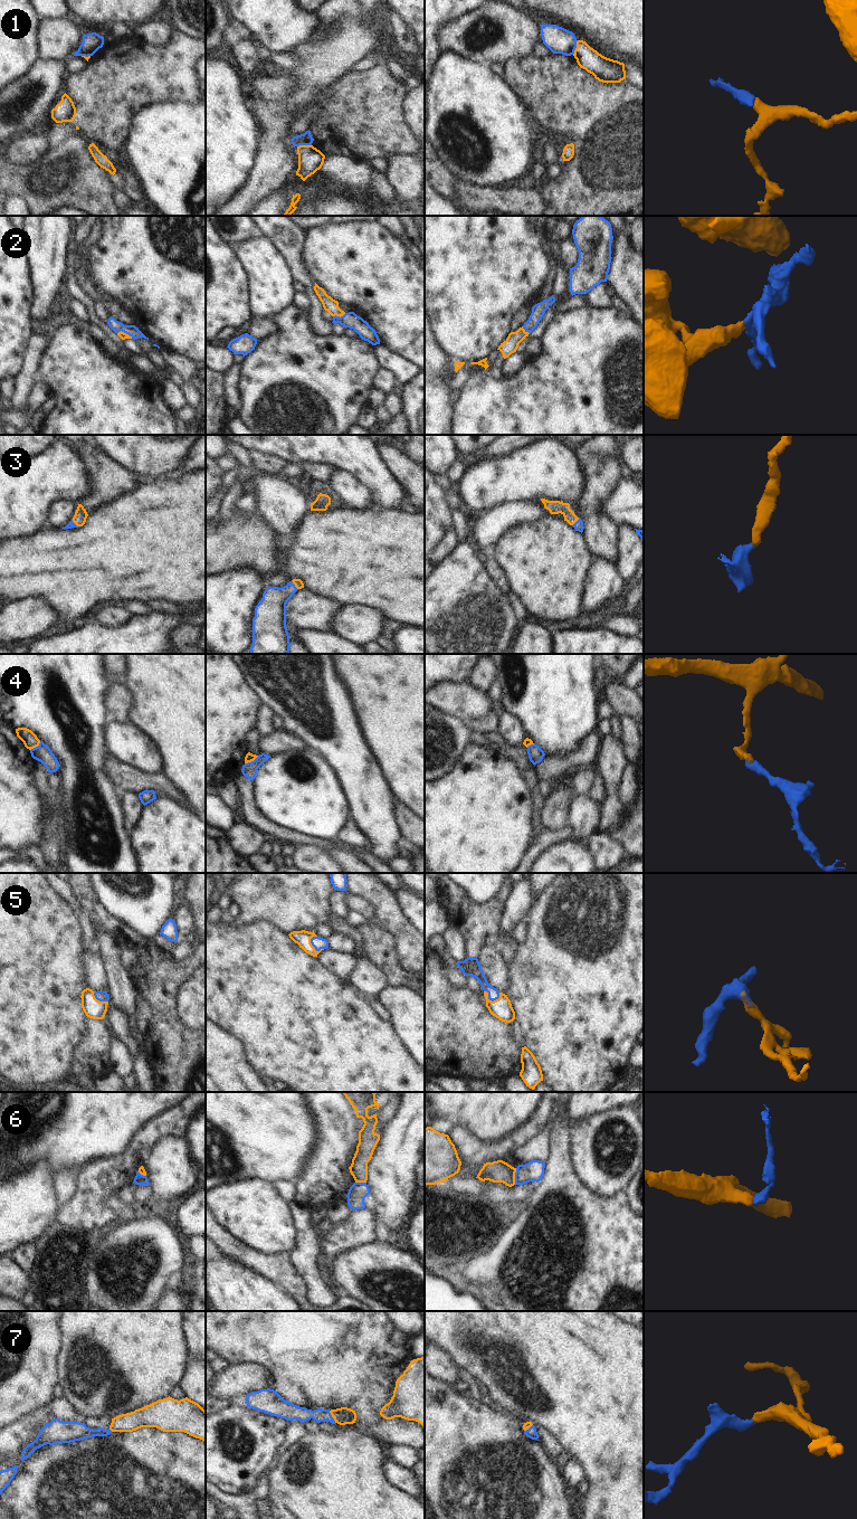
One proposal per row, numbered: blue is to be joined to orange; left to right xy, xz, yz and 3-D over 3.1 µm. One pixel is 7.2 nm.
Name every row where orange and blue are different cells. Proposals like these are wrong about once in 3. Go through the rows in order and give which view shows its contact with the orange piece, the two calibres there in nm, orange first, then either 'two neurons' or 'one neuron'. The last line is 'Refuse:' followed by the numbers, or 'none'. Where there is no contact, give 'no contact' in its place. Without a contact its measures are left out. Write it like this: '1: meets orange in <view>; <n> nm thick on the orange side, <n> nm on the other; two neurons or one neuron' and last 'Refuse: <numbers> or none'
1: meets orange in xz; 180 nm thick on the orange side, 90 nm on the other; two neurons
2: meets orange in xz; 100 nm thick on the orange side, 110 nm on the other; one neuron
3: meets orange in xz; 70 nm thick on the orange side, 200 nm on the other; one neuron
4: meets orange in xz; 70 nm thick on the orange side, 110 nm on the other; two neurons
5: meets orange in yz; 150 nm thick on the orange side, 110 nm on the other; one neuron
6: meets orange in yz; 160 nm thick on the orange side, 140 nm on the other; two neurons
7: meets orange in xz; 120 nm thick on the orange side, 110 nm on the other; one neuron
Refuse: 1, 4, 6

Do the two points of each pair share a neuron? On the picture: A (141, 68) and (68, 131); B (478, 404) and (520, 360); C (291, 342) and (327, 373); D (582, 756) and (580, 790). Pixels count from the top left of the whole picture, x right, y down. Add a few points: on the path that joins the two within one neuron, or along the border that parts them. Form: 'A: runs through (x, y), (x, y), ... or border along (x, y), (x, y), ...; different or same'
A: runs through (123, 82), (86, 119); same
B: border along (526, 361), (516, 374), (503, 376); different
C: runs through (300, 351), (319, 370); same
D: border along (586, 766), (579, 766), (565, 776); different

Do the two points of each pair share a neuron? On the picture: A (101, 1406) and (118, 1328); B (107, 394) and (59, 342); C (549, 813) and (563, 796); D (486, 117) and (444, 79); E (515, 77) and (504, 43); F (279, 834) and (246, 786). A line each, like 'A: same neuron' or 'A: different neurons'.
A: same neuron
B: same neuron
C: same neuron
D: same neuron
E: different neurons
F: same neuron

